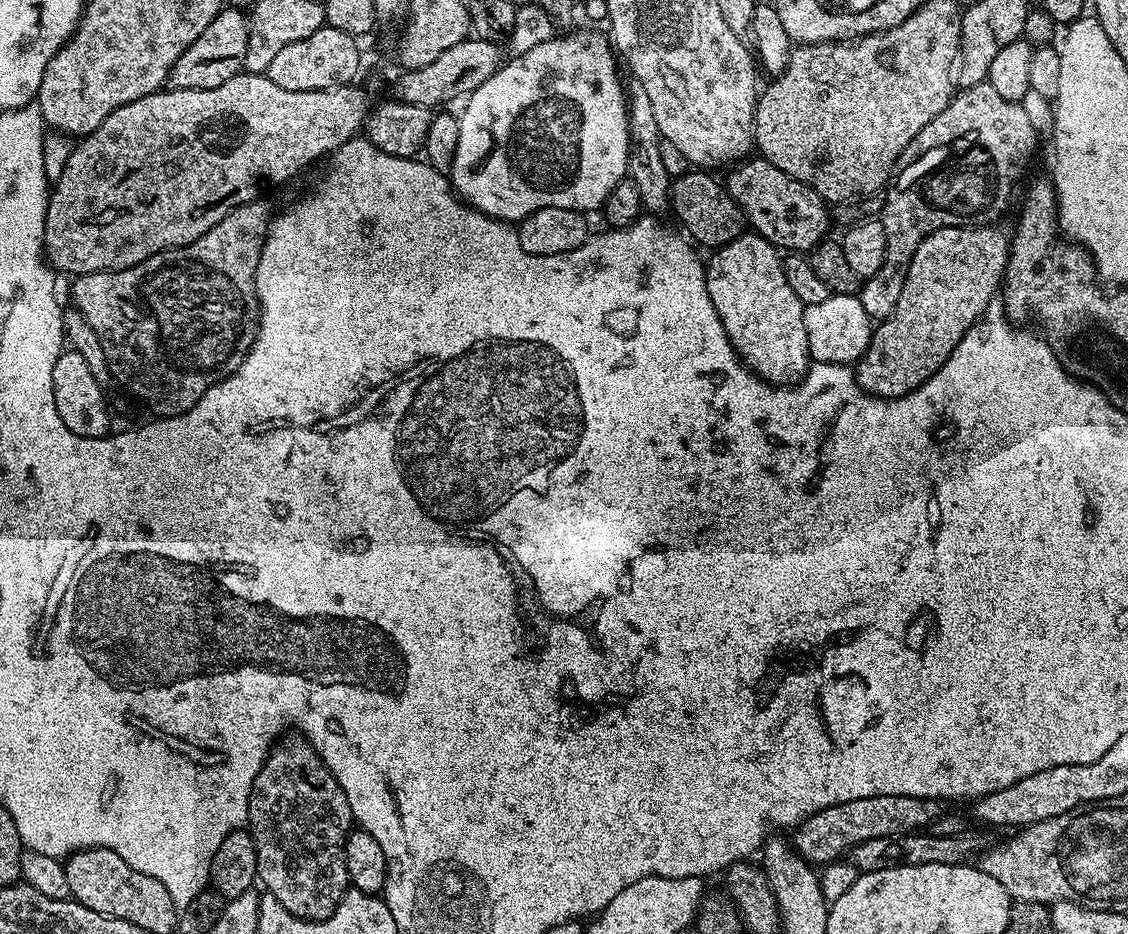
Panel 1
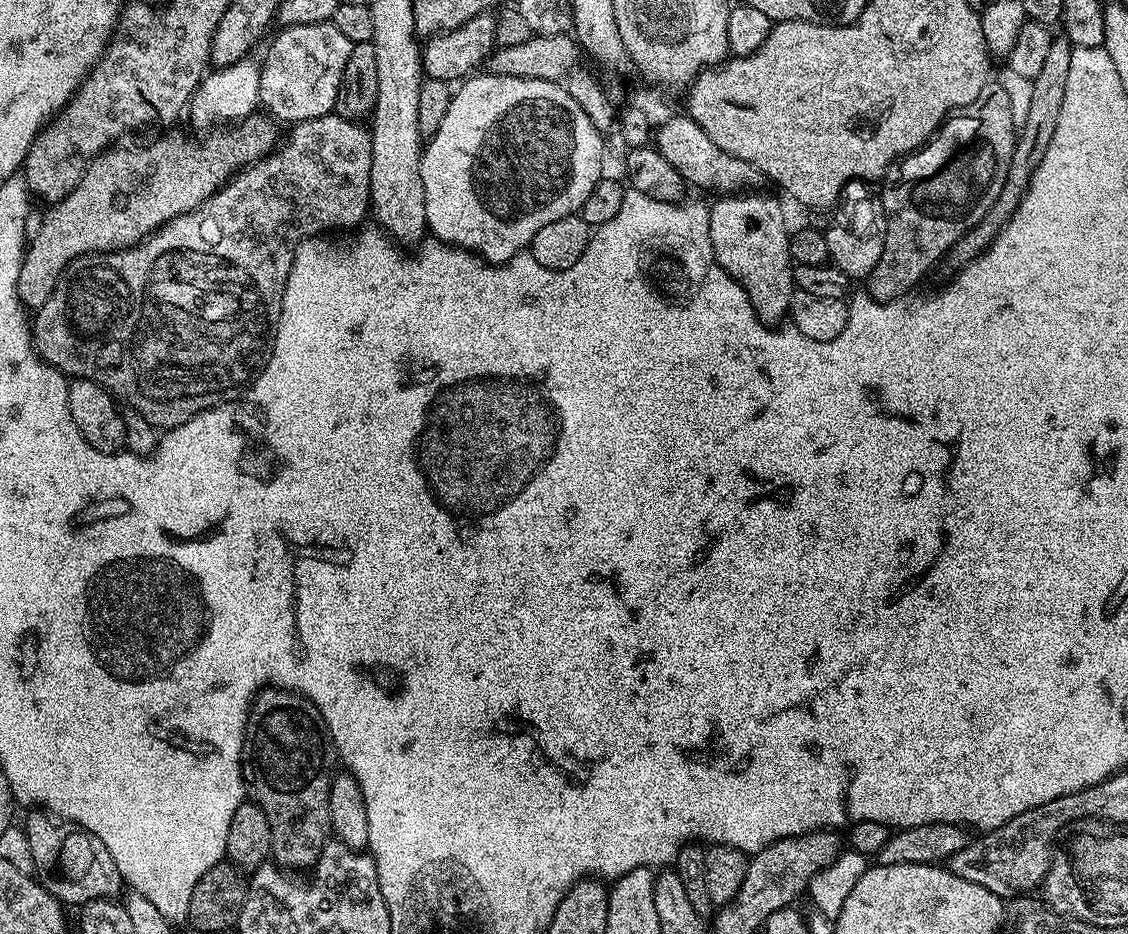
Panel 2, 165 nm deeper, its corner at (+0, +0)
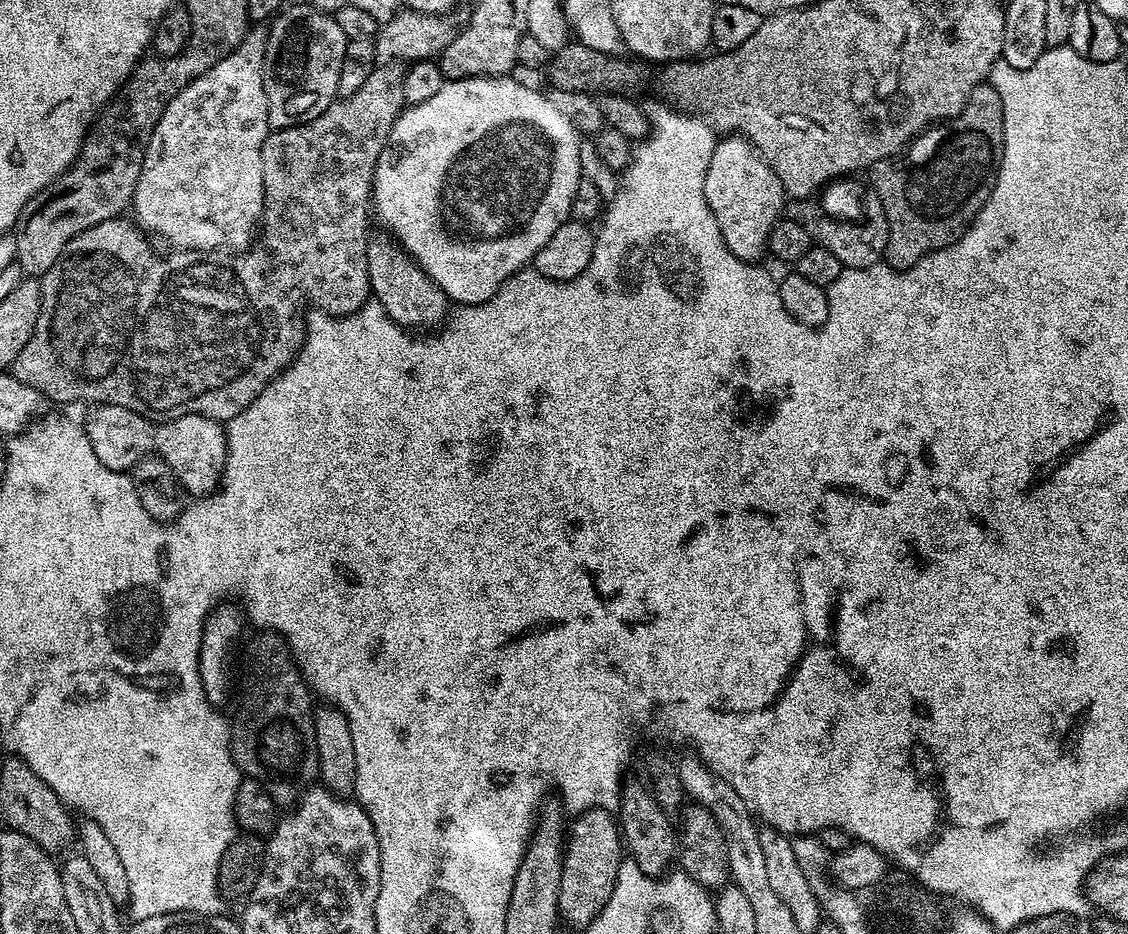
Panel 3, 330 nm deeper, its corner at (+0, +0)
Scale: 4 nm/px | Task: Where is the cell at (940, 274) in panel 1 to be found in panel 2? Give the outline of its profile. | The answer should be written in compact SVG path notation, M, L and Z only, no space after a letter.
M1067 38L1053 39L1045 65L1042 66L1038 78L1032 80L1030 90L1030 106L1026 110L1026 118L1018 128L1014 154L1010 158L1008 177L1004 180L1002 190L995 197L992 209L985 211L976 227L971 228L960 238L954 249L954 256L960 262L967 262L976 259L981 252L988 251L992 241L997 234L1004 229L1004 223L1016 212L1016 208L1022 202L1025 192L1036 168L1042 162L1046 150L1050 146L1050 138L1054 138L1054 130L1058 130L1058 118L1062 115L1062 98L1066 98L1066 78L1070 78L1070 54L1073 46Z

